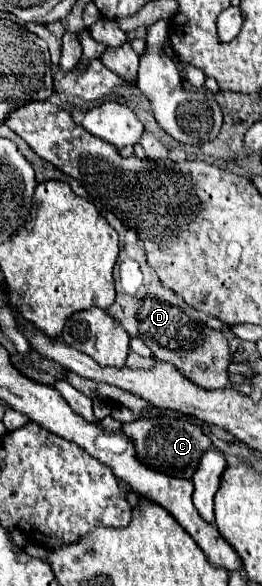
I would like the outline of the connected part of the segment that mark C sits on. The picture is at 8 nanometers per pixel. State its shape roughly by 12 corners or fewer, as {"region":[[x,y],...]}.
{"region":[[167,418],[123,424],[137,460],[191,480],[213,448],[197,424]]}

